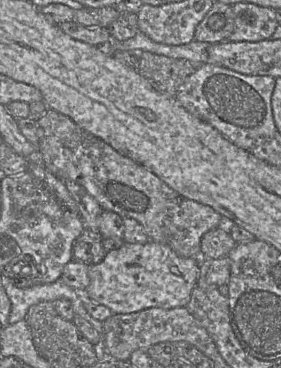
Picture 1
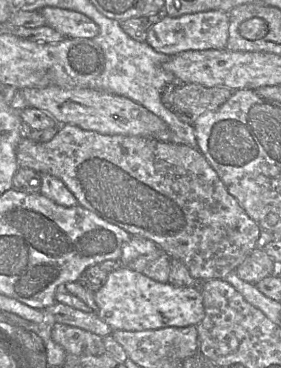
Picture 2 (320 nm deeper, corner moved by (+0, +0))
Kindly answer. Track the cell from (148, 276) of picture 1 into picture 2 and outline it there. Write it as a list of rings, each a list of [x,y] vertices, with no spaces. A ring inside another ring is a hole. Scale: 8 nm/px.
[[[125,266],[108,273],[103,286],[94,293],[97,314],[113,330],[141,331],[165,327],[198,325],[205,316],[200,285],[179,287],[157,282]]]

